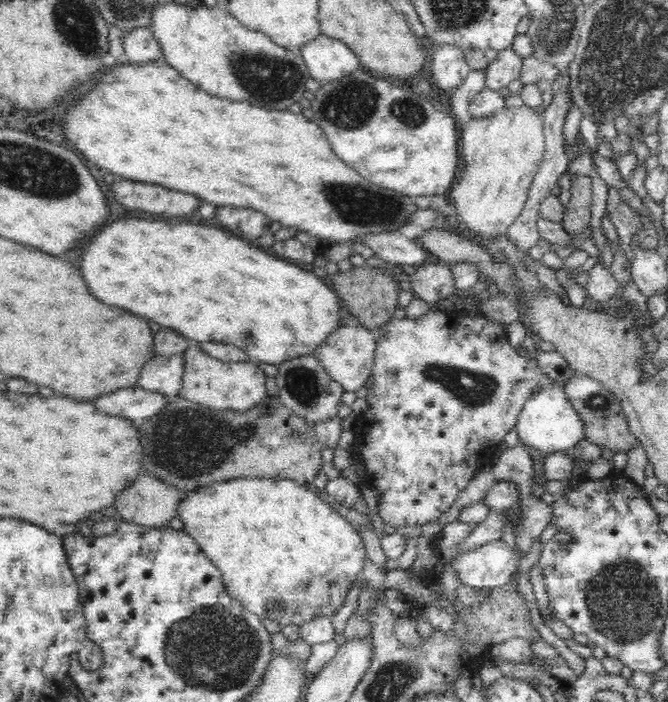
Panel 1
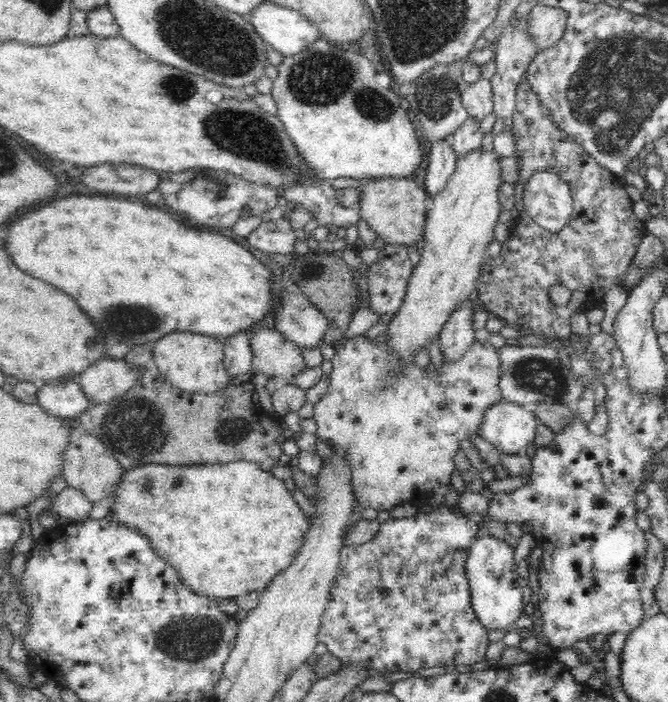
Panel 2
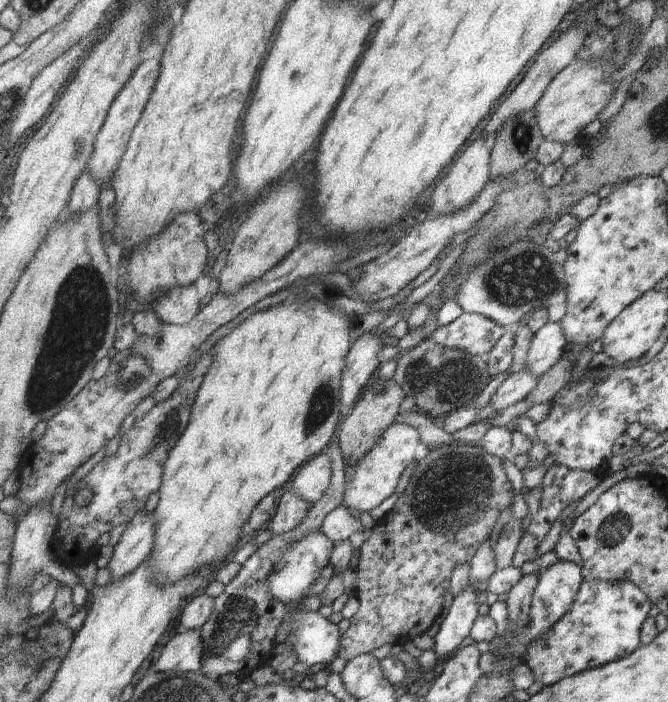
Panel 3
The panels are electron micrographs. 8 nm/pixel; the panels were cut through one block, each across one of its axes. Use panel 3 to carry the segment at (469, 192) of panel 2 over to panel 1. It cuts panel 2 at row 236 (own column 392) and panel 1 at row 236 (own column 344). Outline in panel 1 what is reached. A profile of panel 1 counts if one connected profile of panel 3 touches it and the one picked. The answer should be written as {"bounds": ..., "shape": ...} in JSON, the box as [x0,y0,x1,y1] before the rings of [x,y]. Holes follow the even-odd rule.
{"bounds":[448,103,546,237],"shape":[[[523,103],[517,108],[504,105],[490,118],[471,119],[460,130],[465,165],[448,200],[470,229],[498,237],[518,218],[546,152],[544,125],[541,112]]]}

